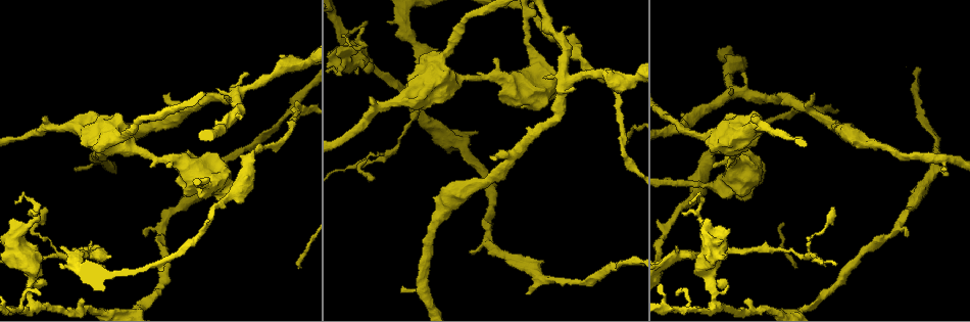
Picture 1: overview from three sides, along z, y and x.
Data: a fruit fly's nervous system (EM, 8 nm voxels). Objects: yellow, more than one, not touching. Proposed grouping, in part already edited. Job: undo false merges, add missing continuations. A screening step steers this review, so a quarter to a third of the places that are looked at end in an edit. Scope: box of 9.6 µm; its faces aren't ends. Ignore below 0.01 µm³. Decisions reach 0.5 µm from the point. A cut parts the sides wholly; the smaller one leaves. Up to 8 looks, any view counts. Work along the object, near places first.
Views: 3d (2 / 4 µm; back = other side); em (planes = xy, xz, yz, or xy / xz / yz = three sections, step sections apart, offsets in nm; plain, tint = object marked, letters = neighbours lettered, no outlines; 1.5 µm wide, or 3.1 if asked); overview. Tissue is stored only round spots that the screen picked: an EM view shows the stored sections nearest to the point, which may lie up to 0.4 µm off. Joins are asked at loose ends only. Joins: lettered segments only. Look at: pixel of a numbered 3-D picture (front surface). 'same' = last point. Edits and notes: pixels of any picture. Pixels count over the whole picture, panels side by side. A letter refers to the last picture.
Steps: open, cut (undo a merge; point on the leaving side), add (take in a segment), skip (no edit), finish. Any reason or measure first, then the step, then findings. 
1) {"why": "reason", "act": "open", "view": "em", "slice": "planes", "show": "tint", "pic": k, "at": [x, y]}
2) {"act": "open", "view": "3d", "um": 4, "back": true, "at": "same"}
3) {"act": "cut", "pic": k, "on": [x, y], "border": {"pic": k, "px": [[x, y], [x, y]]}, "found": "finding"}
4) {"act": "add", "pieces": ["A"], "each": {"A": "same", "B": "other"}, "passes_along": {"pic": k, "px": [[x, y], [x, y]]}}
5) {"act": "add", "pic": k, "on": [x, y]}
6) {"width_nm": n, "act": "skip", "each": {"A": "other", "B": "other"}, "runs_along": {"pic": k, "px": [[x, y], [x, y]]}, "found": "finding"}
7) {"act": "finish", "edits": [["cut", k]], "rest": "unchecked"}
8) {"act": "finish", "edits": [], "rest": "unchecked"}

{"why": "branch stops here", "act": "open", "view": "em", "slice": "planes", "show": "letters", "pic": 1, "at": [168, 92]}

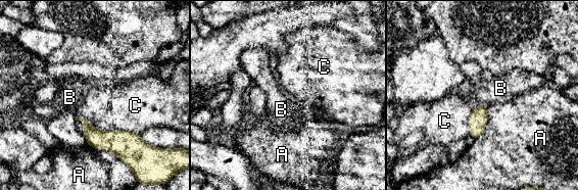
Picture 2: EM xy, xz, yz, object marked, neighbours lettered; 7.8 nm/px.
{"act": "skip", "each": {"A": "other", "B": "other", "C": "other"}, "found": "none of them fits"}

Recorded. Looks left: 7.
{"why": "an open end", "act": "open", "view": "em", "slice": "planes", "show": "tint", "pic": 1, "at": [61, 248]}

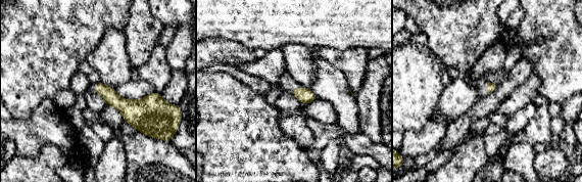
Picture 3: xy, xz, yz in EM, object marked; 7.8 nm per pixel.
{"why": "what lies round it", "act": "open", "view": "em", "slice": "planes", "show": "letters", "at": "same"}

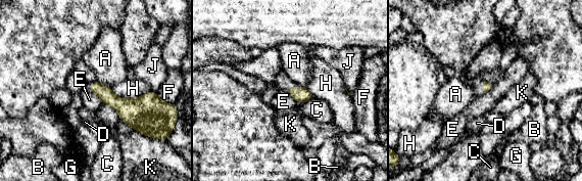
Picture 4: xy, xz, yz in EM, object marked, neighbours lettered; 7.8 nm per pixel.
{"act": "skip", "each": {"A": "other", "B": "other", "C": "other", "D": "other", "E": "other", "F": "other", "G": "other", "H": "other", "J": "other", "K": "other"}, "border": {"pic": 4, "px": [[91, 90], [102, 102]]}, "found": "no lettered segment goes on from it"}

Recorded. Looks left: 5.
{"why": "a fork", "act": "open", "view": "3d", "um": 4, "back": true, "pic": 1, "at": [34, 305]}

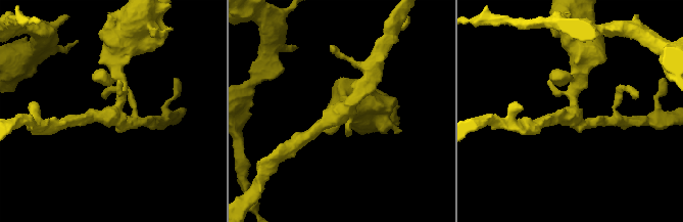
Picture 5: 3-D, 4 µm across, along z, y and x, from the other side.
{"act": "open", "view": "em", "slice": "xz", "step": 8, "show": "tint", "pic": 5, "at": [340, 111]}

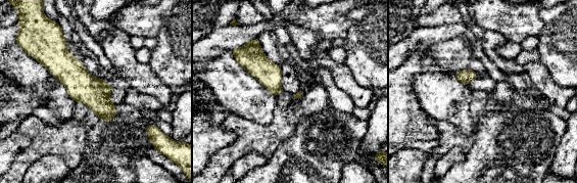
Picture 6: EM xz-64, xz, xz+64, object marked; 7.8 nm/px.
{"act": "open", "view": "em", "slice": "planes", "show": "letters", "at": "same"}

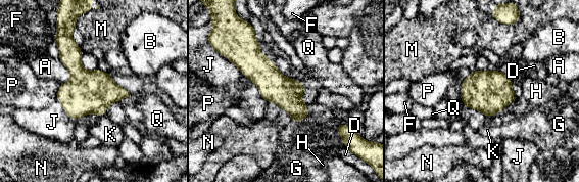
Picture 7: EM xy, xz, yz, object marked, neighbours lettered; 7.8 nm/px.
{"act": "skip", "each": {"A": "other", "B": "other", "D": "other", "F": "other", "G": "other", "H": "other", "J": "other", "K": "other", "M": "other", "N": "other", "P": "other", "Q": "other"}, "runs_along": {"pic": 7, "px": [[253, 42], [253, 63], [301, 117]]}, "found": "one neuron here"}

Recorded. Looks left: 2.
{"act": "finish", "edits": [], "rest": "unchecked"}

